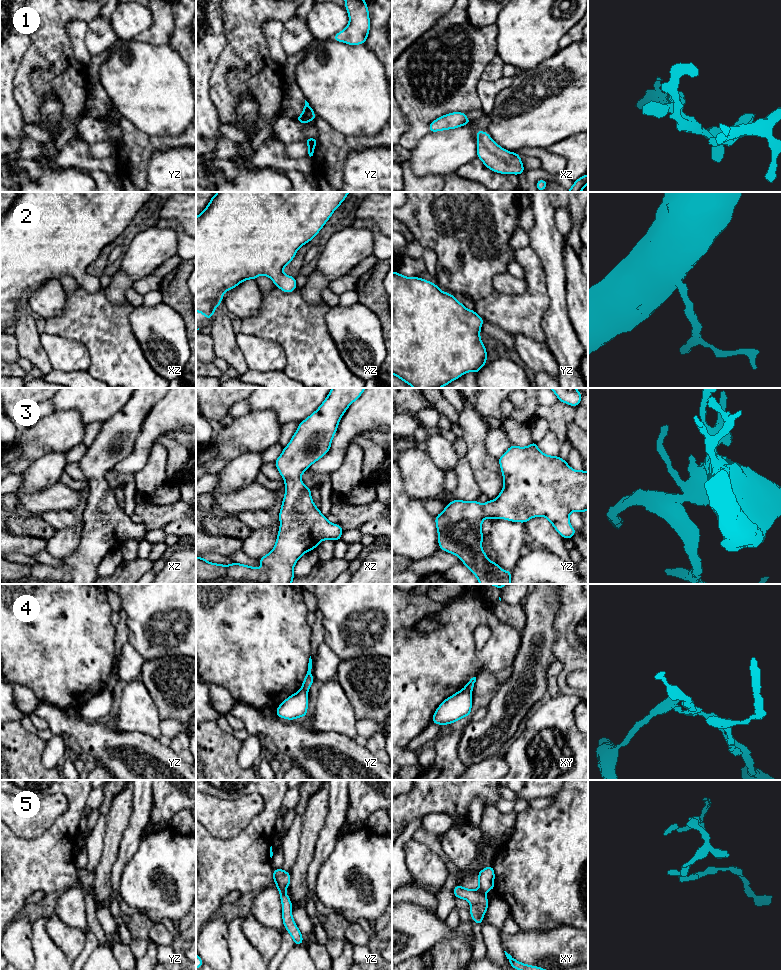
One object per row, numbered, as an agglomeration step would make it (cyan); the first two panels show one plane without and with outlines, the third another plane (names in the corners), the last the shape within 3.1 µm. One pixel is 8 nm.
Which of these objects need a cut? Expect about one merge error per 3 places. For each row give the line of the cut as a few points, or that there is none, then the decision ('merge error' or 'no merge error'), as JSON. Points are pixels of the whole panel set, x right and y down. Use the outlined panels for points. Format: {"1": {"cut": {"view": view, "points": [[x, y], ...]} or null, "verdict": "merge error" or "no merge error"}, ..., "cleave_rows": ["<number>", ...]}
{"1": {"cut": null, "verdict": "no merge error"}, "2": {"cut": null, "verdict": "no merge error"}, "3": {"cut": null, "verdict": "no merge error"}, "4": {"cut": {"view": "yz", "points": [[301, 688], [307, 691]]}, "verdict": "merge error"}, "5": {"cut": {"view": "yz", "points": [[284, 891], [280, 893]]}, "verdict": "merge error"}, "cleave_rows": ["4", "5"]}

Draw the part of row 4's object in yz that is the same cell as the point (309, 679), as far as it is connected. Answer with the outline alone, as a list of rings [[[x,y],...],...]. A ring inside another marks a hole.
[[[310,656],[309,663],[308,663],[308,671],[305,675],[301,689],[308,691],[309,688],[312,686],[312,684],[314,682],[314,677],[312,676],[311,669],[312,669],[312,659],[311,659],[311,656]]]

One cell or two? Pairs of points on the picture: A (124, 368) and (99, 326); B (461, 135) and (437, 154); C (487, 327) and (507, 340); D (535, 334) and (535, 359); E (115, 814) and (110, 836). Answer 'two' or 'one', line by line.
A: one
B: one
C: one
D: two
E: one

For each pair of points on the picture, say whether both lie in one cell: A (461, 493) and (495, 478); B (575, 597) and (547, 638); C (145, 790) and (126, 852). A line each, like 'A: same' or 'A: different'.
A: different
B: different
C: same

